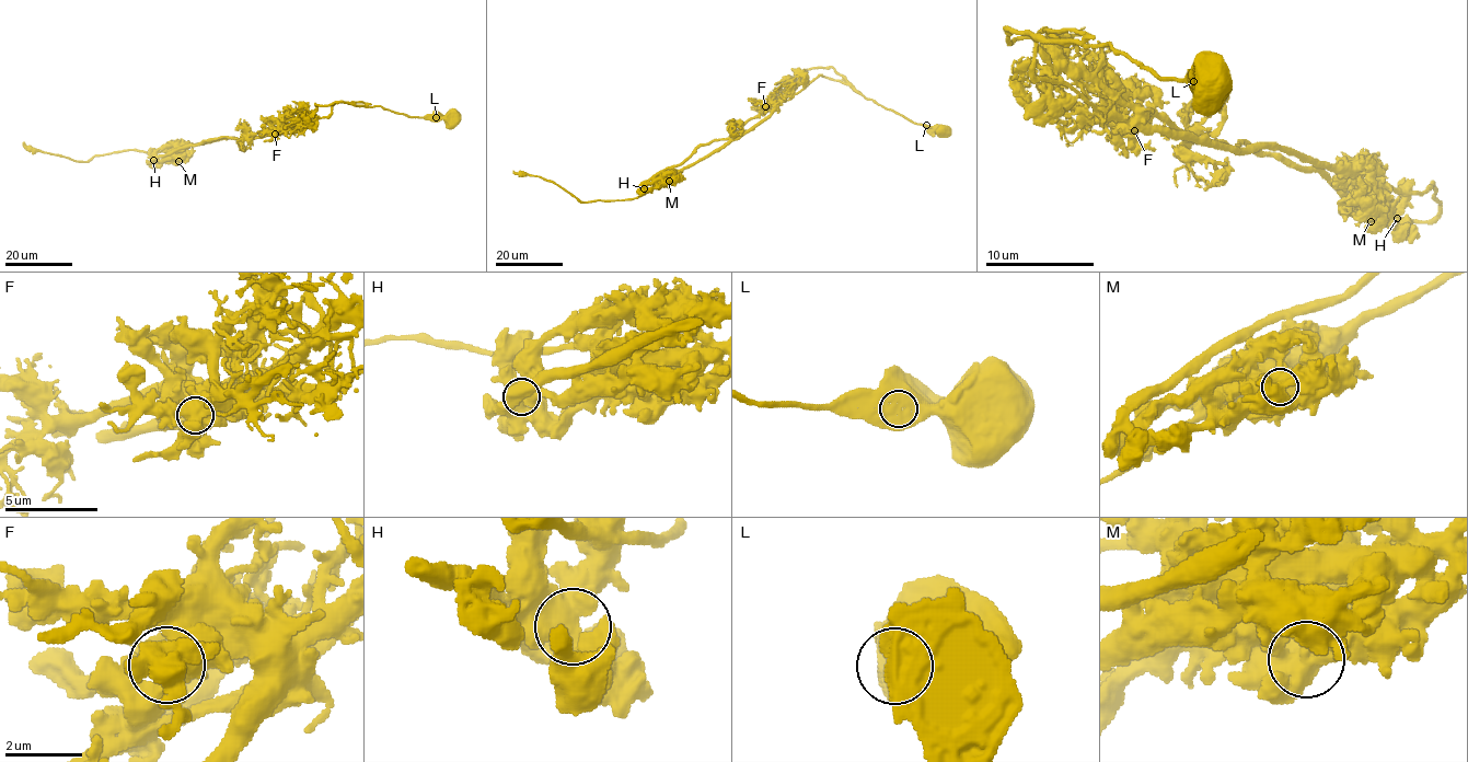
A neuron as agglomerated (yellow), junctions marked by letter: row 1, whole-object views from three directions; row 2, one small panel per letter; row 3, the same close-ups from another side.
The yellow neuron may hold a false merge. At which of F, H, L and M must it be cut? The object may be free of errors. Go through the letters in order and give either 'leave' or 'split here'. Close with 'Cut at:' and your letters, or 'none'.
F: leave
H: leave
L: leave
M: split here
Cut at: M

